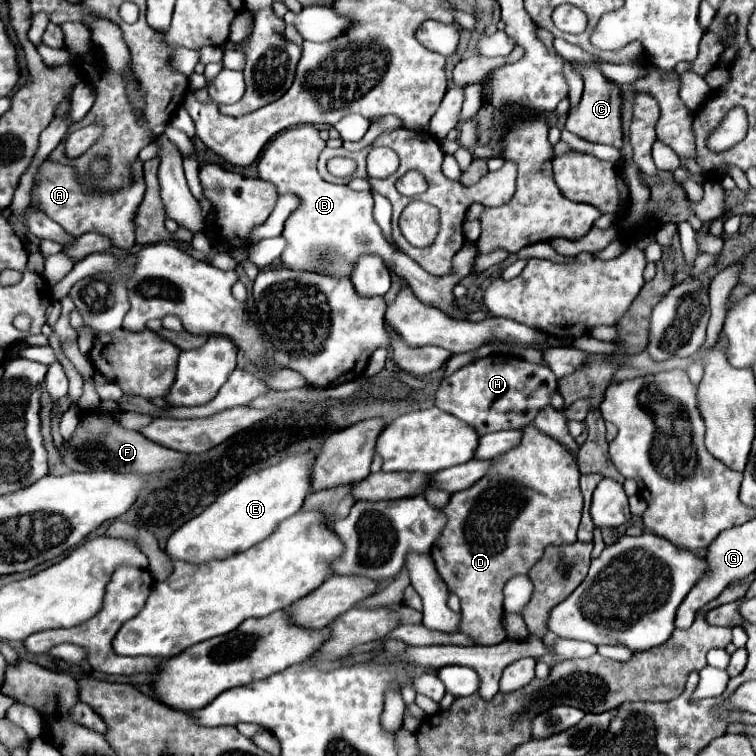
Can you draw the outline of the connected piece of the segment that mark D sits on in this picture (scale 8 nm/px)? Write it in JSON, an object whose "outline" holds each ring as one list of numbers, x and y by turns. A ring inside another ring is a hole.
{"outline":[[534,425,522,429,522,439,518,447,512,447,504,455,492,459,490,471,478,479,472,487,458,491,450,497,448,505,442,507,448,523,440,533,440,539,432,545,432,559,442,581,458,595,462,605,462,625,460,631,470,635,478,645,496,645,506,639,502,629,502,587,504,583,518,575,528,573,528,569,542,557,544,547,574,543,582,513,582,493,578,487,580,471,576,457,560,441,544,435]]}

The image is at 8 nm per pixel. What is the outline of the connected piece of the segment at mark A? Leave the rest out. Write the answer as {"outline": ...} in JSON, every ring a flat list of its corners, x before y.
{"outline":[[44,159,44,163,38,167,38,173,34,177,34,187,30,191,32,197,30,205,44,211,52,221,60,223,64,231,68,231,72,237,80,237,84,233,98,233,98,235,106,235,112,247,130,251,136,245,134,217,142,203,144,189,146,185,142,177,140,159,132,163,132,183,128,183,128,187,120,187,120,191,86,191,78,175,68,165,52,163,50,159]]}

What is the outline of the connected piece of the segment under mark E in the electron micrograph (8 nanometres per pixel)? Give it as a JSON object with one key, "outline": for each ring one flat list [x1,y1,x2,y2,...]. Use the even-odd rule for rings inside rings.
{"outline":[[312,451,296,453,274,467,266,467,264,471,240,479,240,483,220,495,216,503,206,507,200,515,184,523,184,527,176,529,168,537,164,551,170,561,186,561,200,565,216,559,228,559,264,541,282,519,300,511,306,495,310,493,312,459]]}

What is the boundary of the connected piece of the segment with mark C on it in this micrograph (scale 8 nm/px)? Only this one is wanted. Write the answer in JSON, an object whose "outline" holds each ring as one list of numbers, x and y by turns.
{"outline":[[572,65,572,69,582,77,584,93,582,93,578,107,572,113,568,113,566,129,584,141,604,143,604,145,612,145,620,149,622,147,622,91,620,91,620,85,614,81,608,81,596,67]]}

